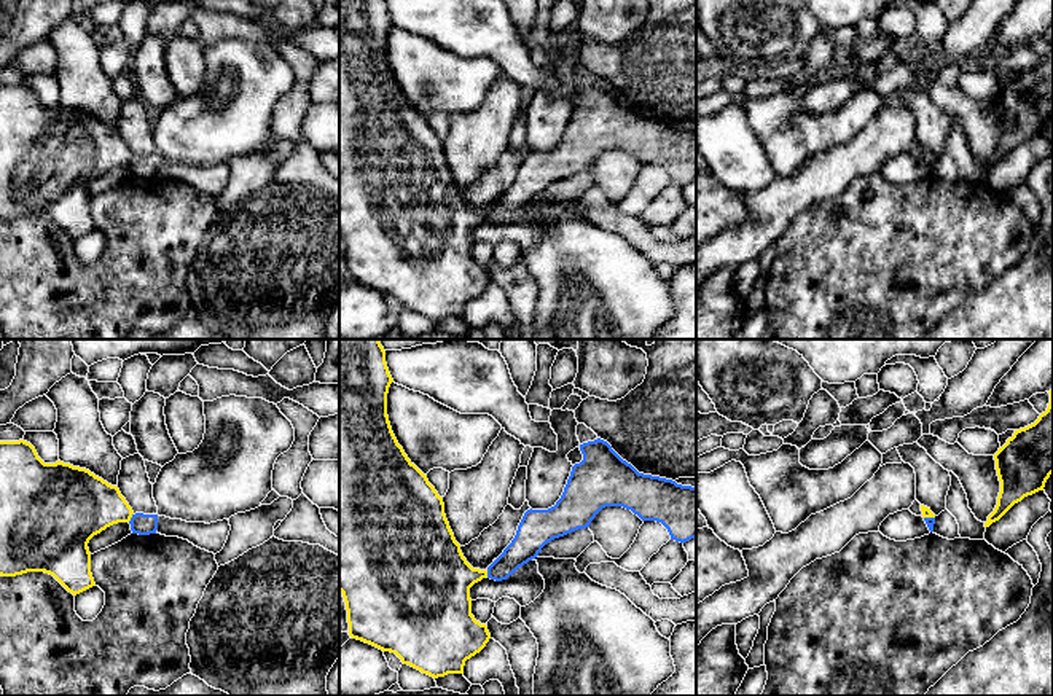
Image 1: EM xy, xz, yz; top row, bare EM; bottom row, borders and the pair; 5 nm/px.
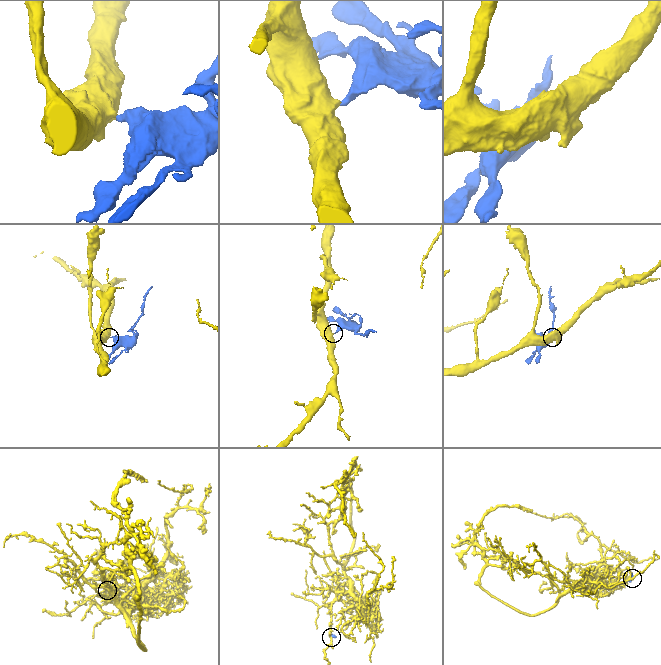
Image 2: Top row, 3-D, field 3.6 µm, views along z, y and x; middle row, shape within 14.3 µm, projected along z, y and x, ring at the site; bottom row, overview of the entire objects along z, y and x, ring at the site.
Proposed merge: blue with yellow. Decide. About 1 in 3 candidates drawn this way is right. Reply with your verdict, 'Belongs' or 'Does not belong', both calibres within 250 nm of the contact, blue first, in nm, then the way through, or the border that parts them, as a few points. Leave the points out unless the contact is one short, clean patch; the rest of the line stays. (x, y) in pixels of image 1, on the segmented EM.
Does not belong. Thickness 110 nm (blue) against 320 nm. Boundary: xy (133, 513), (128, 521)

